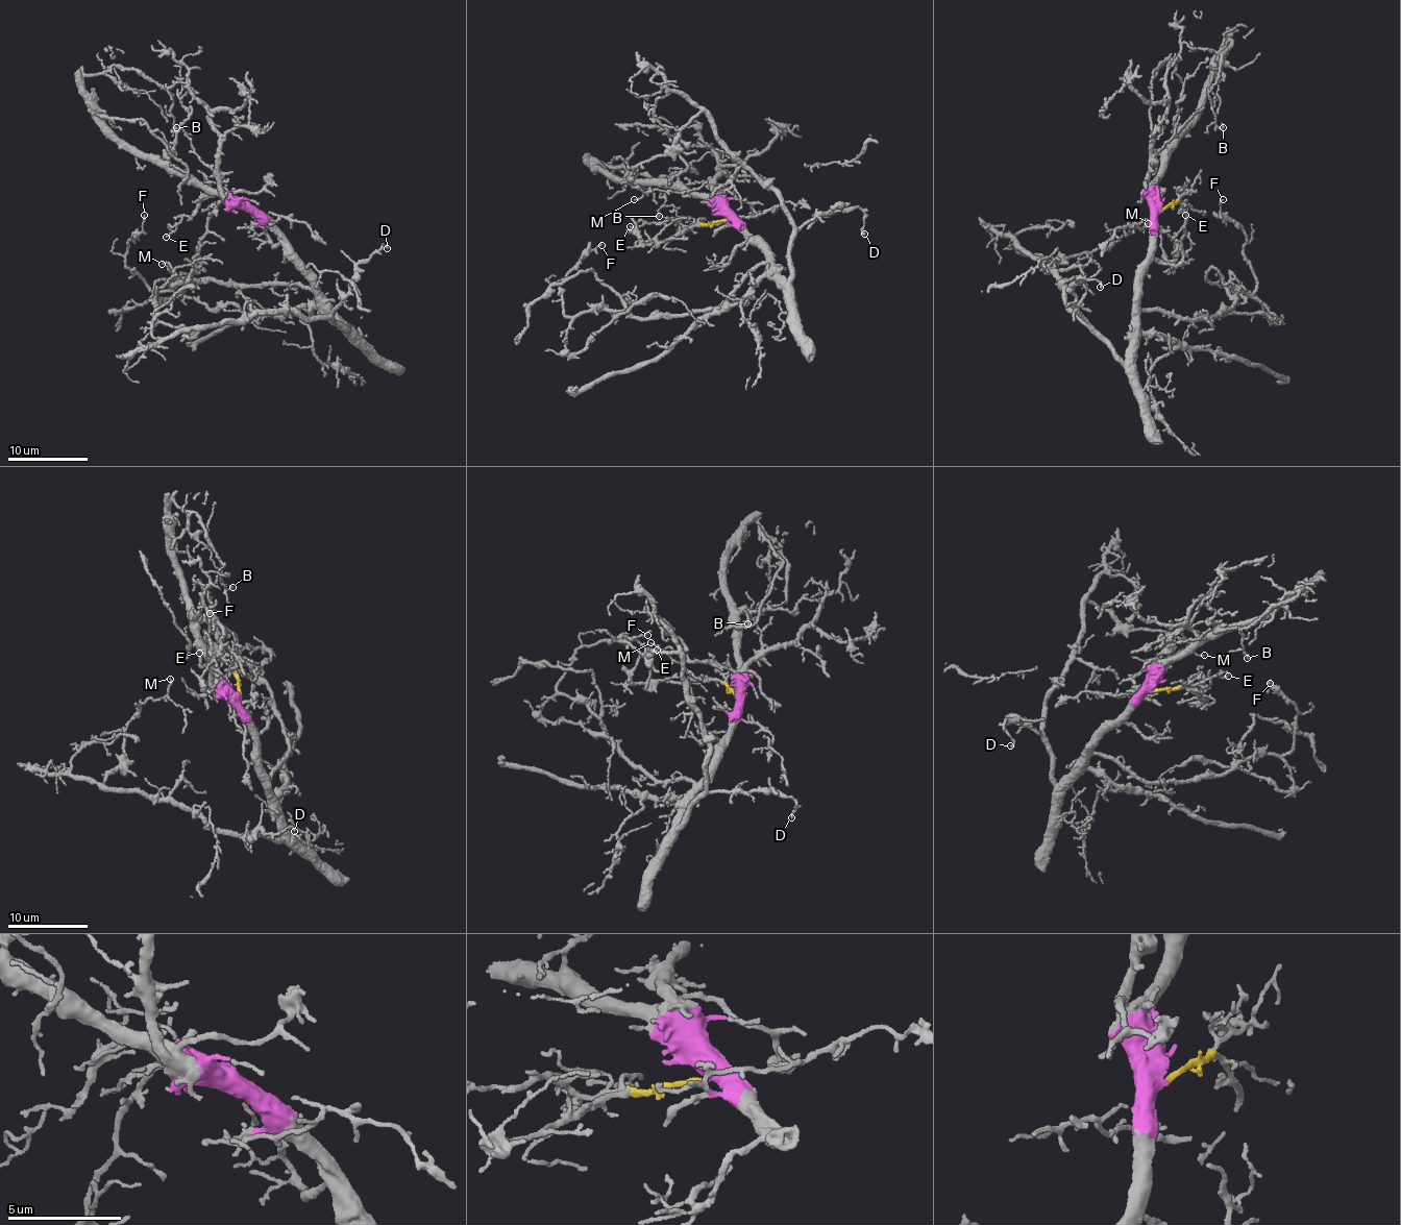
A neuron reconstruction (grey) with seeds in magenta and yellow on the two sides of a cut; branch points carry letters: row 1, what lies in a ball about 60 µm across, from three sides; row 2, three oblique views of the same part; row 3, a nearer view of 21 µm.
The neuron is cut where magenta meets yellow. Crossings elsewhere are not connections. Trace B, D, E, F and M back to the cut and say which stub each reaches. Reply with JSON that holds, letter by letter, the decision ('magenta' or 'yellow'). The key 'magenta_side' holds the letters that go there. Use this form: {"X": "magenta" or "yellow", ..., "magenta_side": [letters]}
{"B": "magenta", "D": "magenta", "E": "yellow", "F": "magenta", "M": "magenta", "magenta_side": ["B", "D", "F", "M"]}

